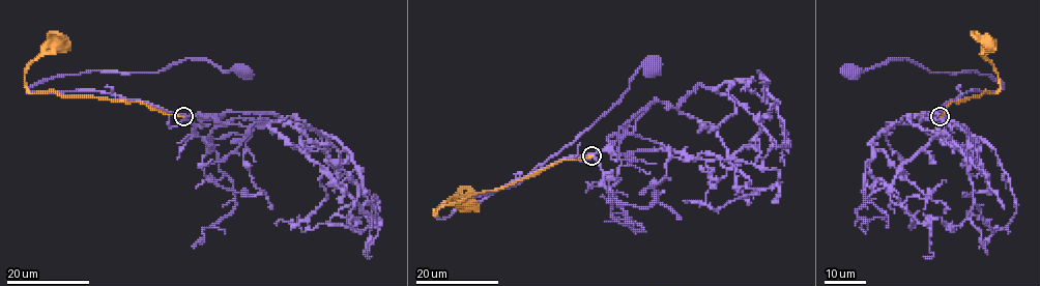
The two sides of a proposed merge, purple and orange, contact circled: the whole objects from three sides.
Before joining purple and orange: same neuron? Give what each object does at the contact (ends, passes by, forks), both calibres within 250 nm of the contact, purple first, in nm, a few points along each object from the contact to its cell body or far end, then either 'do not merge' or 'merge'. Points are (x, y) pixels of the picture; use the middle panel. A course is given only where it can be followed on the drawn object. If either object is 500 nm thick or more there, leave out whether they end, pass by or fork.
purple forks; orange ends; calibres 240 and 190 nm; course purple (593, 155), (567, 156), (443, 204), (435, 217), (516, 186), (596, 122), (641, 66), (652, 65); course orange (591, 155), (562, 160), (498, 189), (473, 193), (455, 203), (444, 204), (433, 213), (445, 201), (466, 202); do not merge

